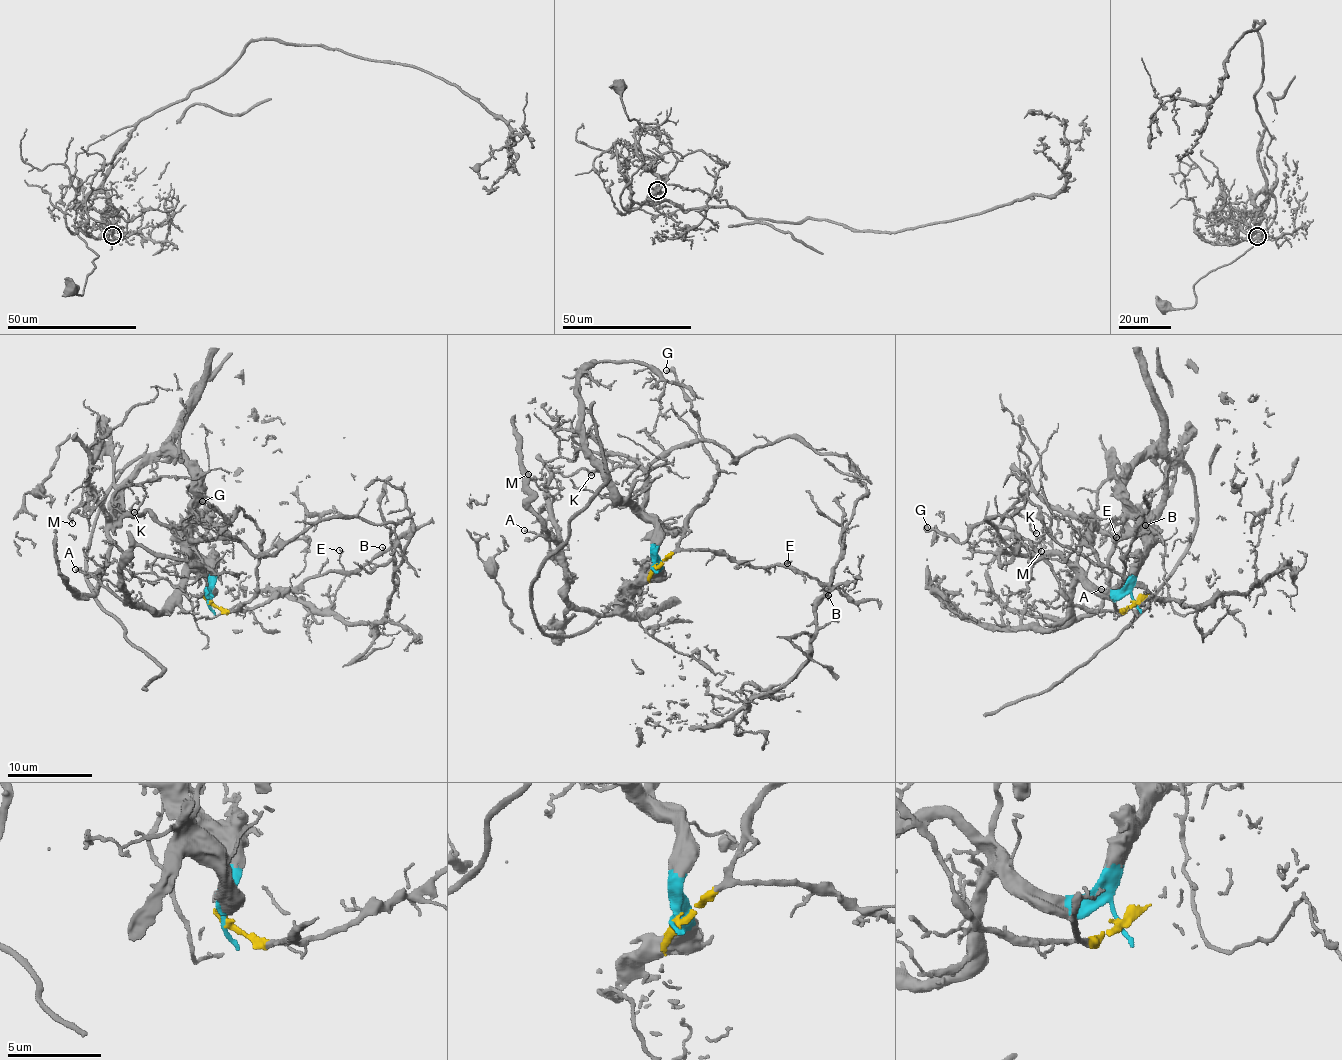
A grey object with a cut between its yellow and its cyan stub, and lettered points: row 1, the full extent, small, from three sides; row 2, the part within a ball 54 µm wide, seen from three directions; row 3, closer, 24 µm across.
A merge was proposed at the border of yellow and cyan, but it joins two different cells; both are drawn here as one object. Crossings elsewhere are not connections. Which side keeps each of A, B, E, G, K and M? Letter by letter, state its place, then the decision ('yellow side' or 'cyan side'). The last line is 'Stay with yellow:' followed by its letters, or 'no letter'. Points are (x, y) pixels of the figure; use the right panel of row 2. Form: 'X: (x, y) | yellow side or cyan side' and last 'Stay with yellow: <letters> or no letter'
A: (1101, 589) | cyan side
B: (1145, 525) | yellow side
E: (1116, 537) | yellow side
G: (927, 527) | yellow side
K: (1036, 533) | cyan side
M: (1041, 551) | cyan side
Stay with yellow: B, E, G

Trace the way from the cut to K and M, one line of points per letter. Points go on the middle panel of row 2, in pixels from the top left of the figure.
K: (651, 567), (655, 525), (643, 514), (644, 472), (591, 439), (574, 436), (605, 464), (591, 475)
M: (651, 567), (647, 582), (639, 583), (648, 572), (611, 611), (577, 607), (567, 597), (562, 538), (529, 475)

